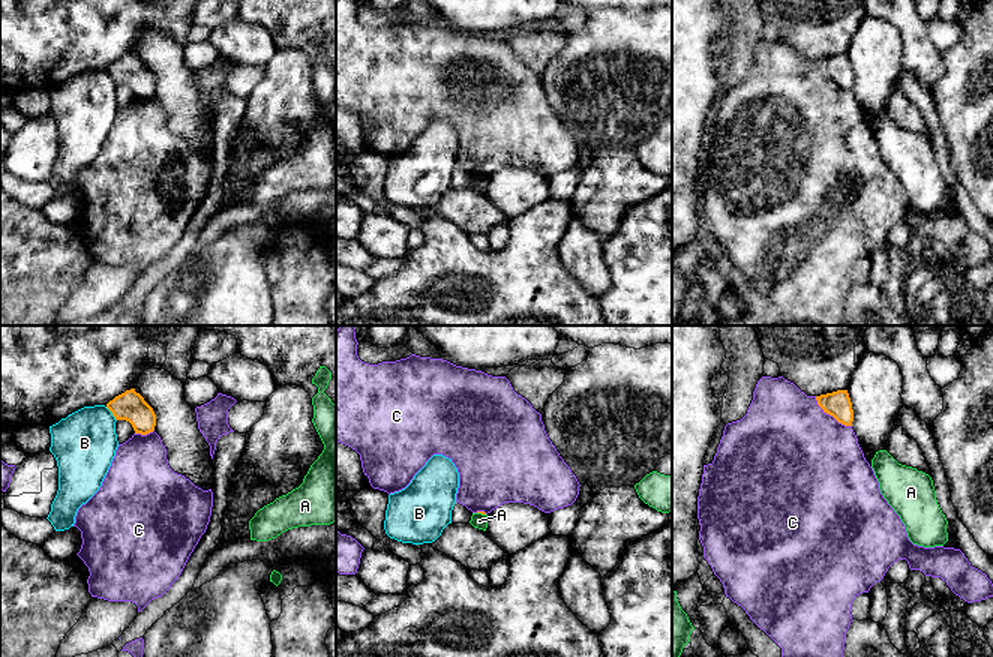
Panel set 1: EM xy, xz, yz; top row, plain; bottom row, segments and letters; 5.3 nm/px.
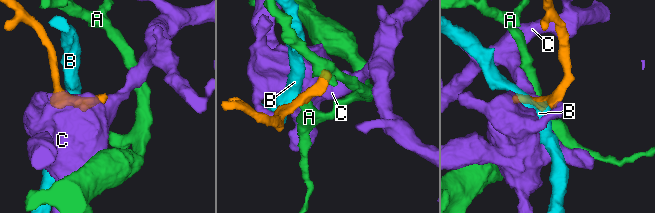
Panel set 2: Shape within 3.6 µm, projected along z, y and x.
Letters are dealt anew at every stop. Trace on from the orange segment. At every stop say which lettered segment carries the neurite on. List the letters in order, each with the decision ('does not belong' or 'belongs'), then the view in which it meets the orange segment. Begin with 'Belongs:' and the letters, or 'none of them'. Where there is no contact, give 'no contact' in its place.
Belongs: none of them
A: does not belong; meets orange in xz
B: does not belong; meets orange in xy
C: does not belong; meets orange in yz

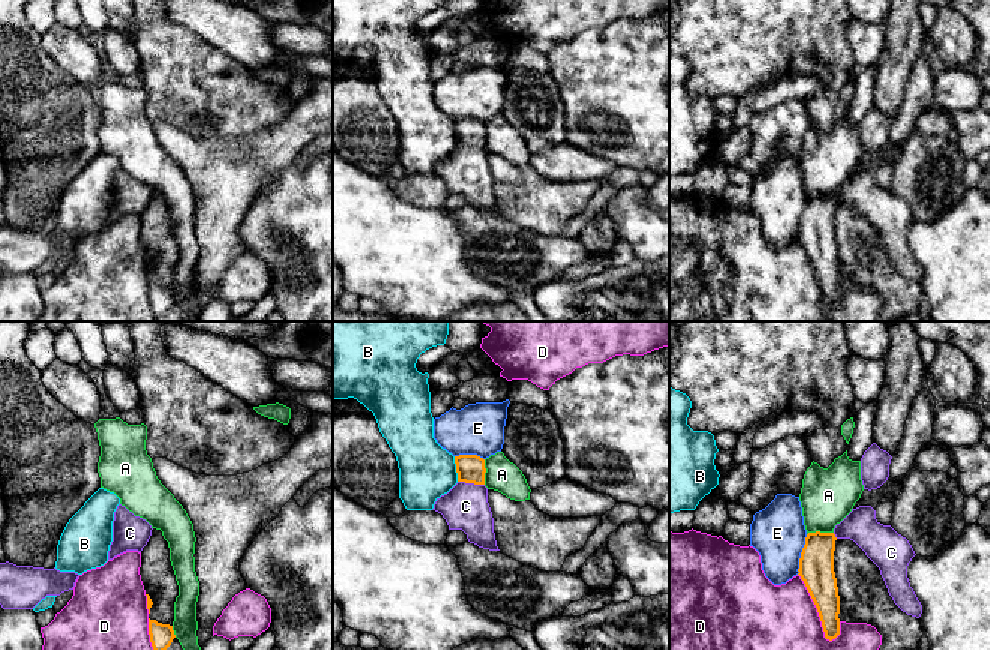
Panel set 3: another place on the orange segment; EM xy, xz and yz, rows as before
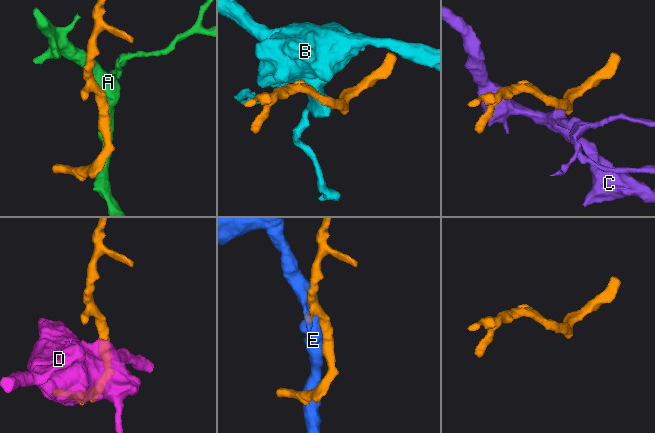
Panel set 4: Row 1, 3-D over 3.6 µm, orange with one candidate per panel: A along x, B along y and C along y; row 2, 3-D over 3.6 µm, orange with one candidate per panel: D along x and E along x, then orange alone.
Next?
Belongs: none of them
A: does not belong; meets orange in yz
B: does not belong; meets orange in xz
C: does not belong; meets orange in xz
D: does not belong; meets orange in yz
E: does not belong; meets orange in yz

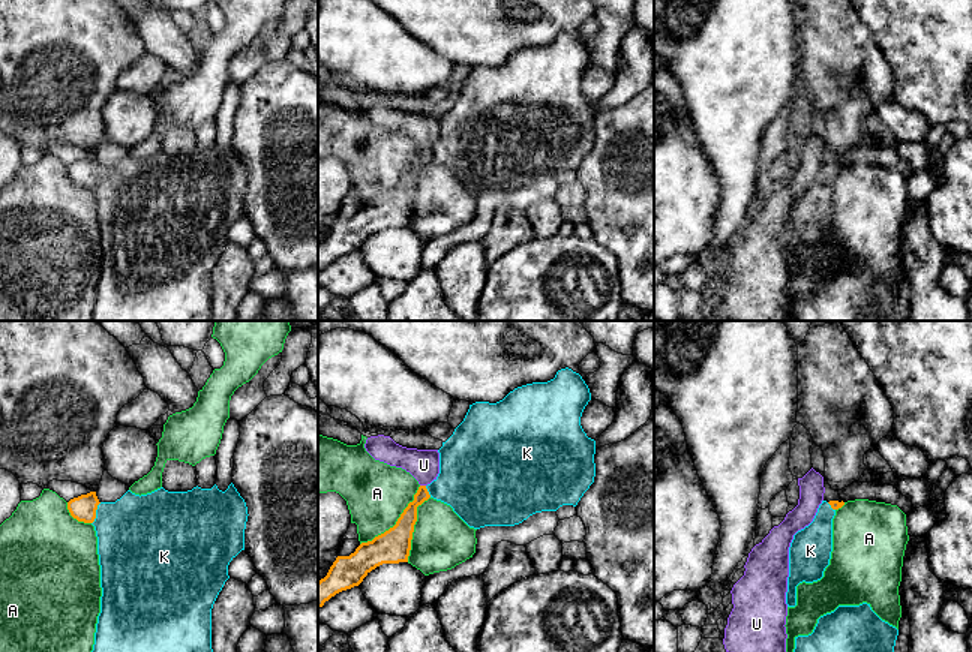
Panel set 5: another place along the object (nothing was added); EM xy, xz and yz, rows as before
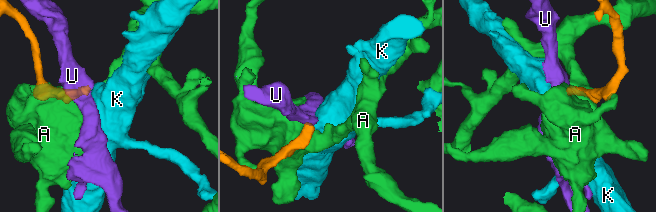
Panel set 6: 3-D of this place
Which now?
Belongs: K
A: does not belong; meets orange in xz
K: belongs; meets orange in xy
U: does not belong; meets orange in xz

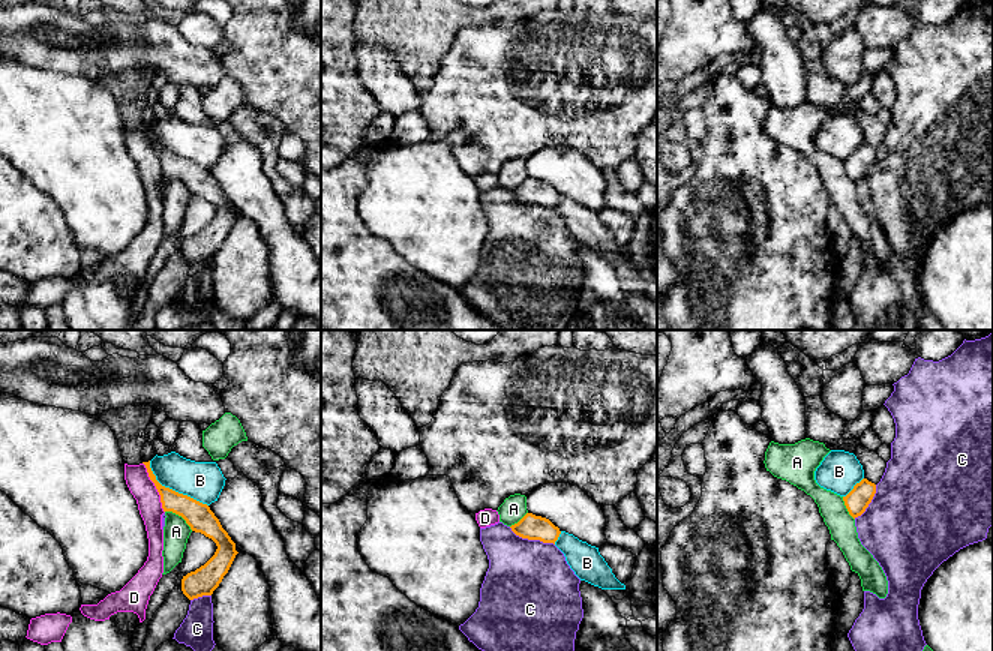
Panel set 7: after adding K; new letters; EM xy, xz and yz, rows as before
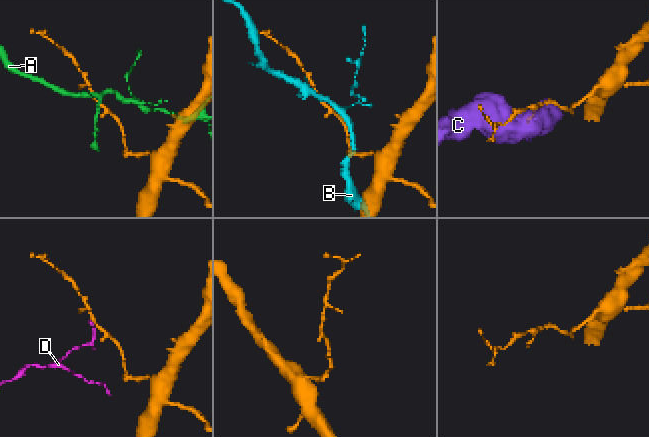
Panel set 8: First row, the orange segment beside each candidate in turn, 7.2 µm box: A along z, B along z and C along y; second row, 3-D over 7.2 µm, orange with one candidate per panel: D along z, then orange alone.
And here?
Belongs: none of them
A: does not belong; meets orange in xy
B: does not belong; meets orange in xy
C: does not belong; meets orange in xz
D: does not belong; meets orange in xy

